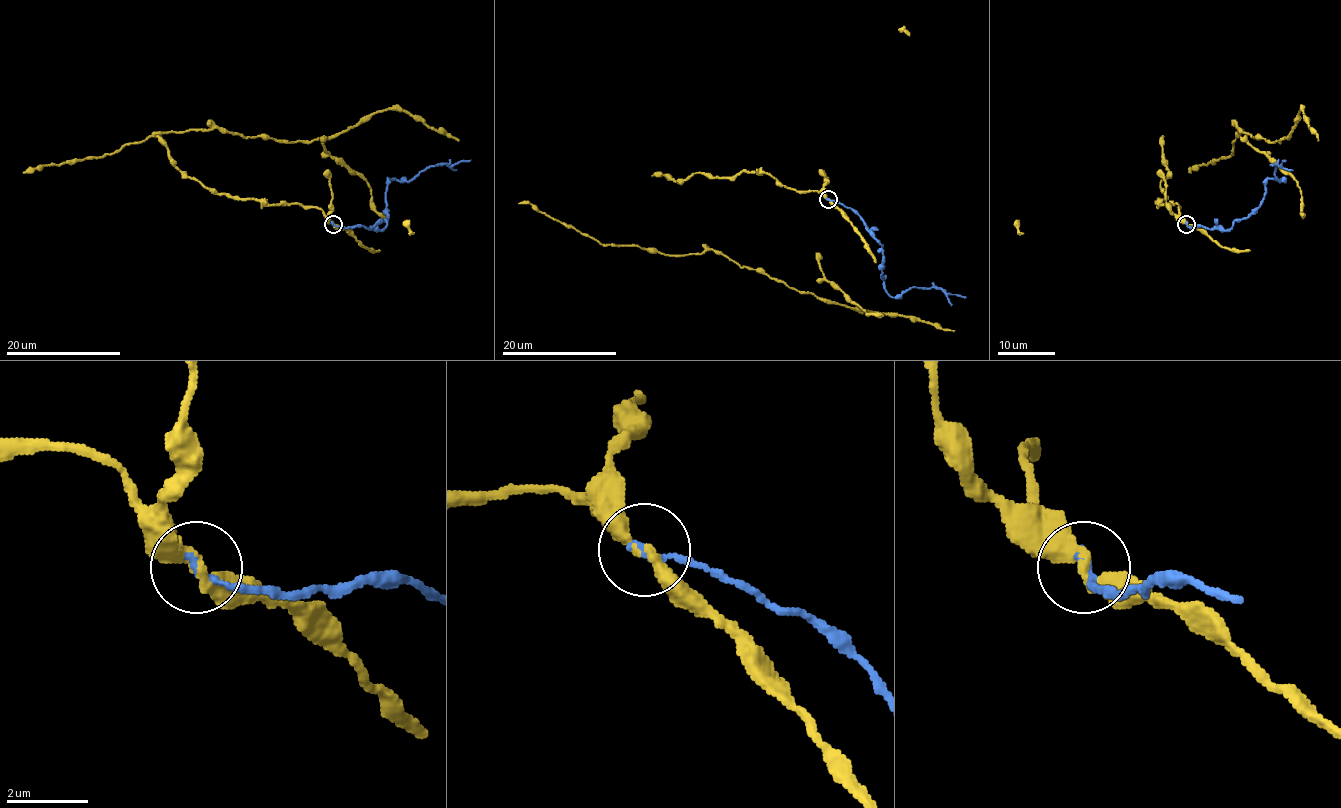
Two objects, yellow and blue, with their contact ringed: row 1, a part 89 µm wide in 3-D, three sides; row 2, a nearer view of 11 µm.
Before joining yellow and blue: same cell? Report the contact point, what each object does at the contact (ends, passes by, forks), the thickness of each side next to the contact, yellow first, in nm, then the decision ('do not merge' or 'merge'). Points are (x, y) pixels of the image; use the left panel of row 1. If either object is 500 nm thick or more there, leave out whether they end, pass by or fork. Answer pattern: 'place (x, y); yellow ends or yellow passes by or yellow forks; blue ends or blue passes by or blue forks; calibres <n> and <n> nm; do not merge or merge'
place (333, 224); yellow passes by; blue ends; calibres 300 and 220 nm; do not merge

